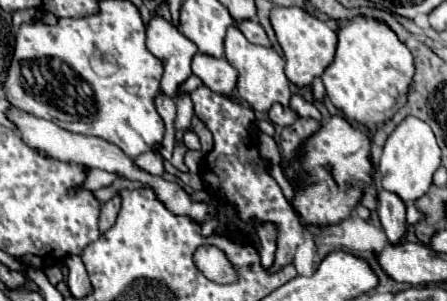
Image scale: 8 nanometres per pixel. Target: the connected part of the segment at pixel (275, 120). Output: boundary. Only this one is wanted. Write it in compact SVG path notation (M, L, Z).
M275 103L271 109L269 109L269 119L273 125L293 125L297 121L297 113L291 109L291 107L283 107L281 103Z

